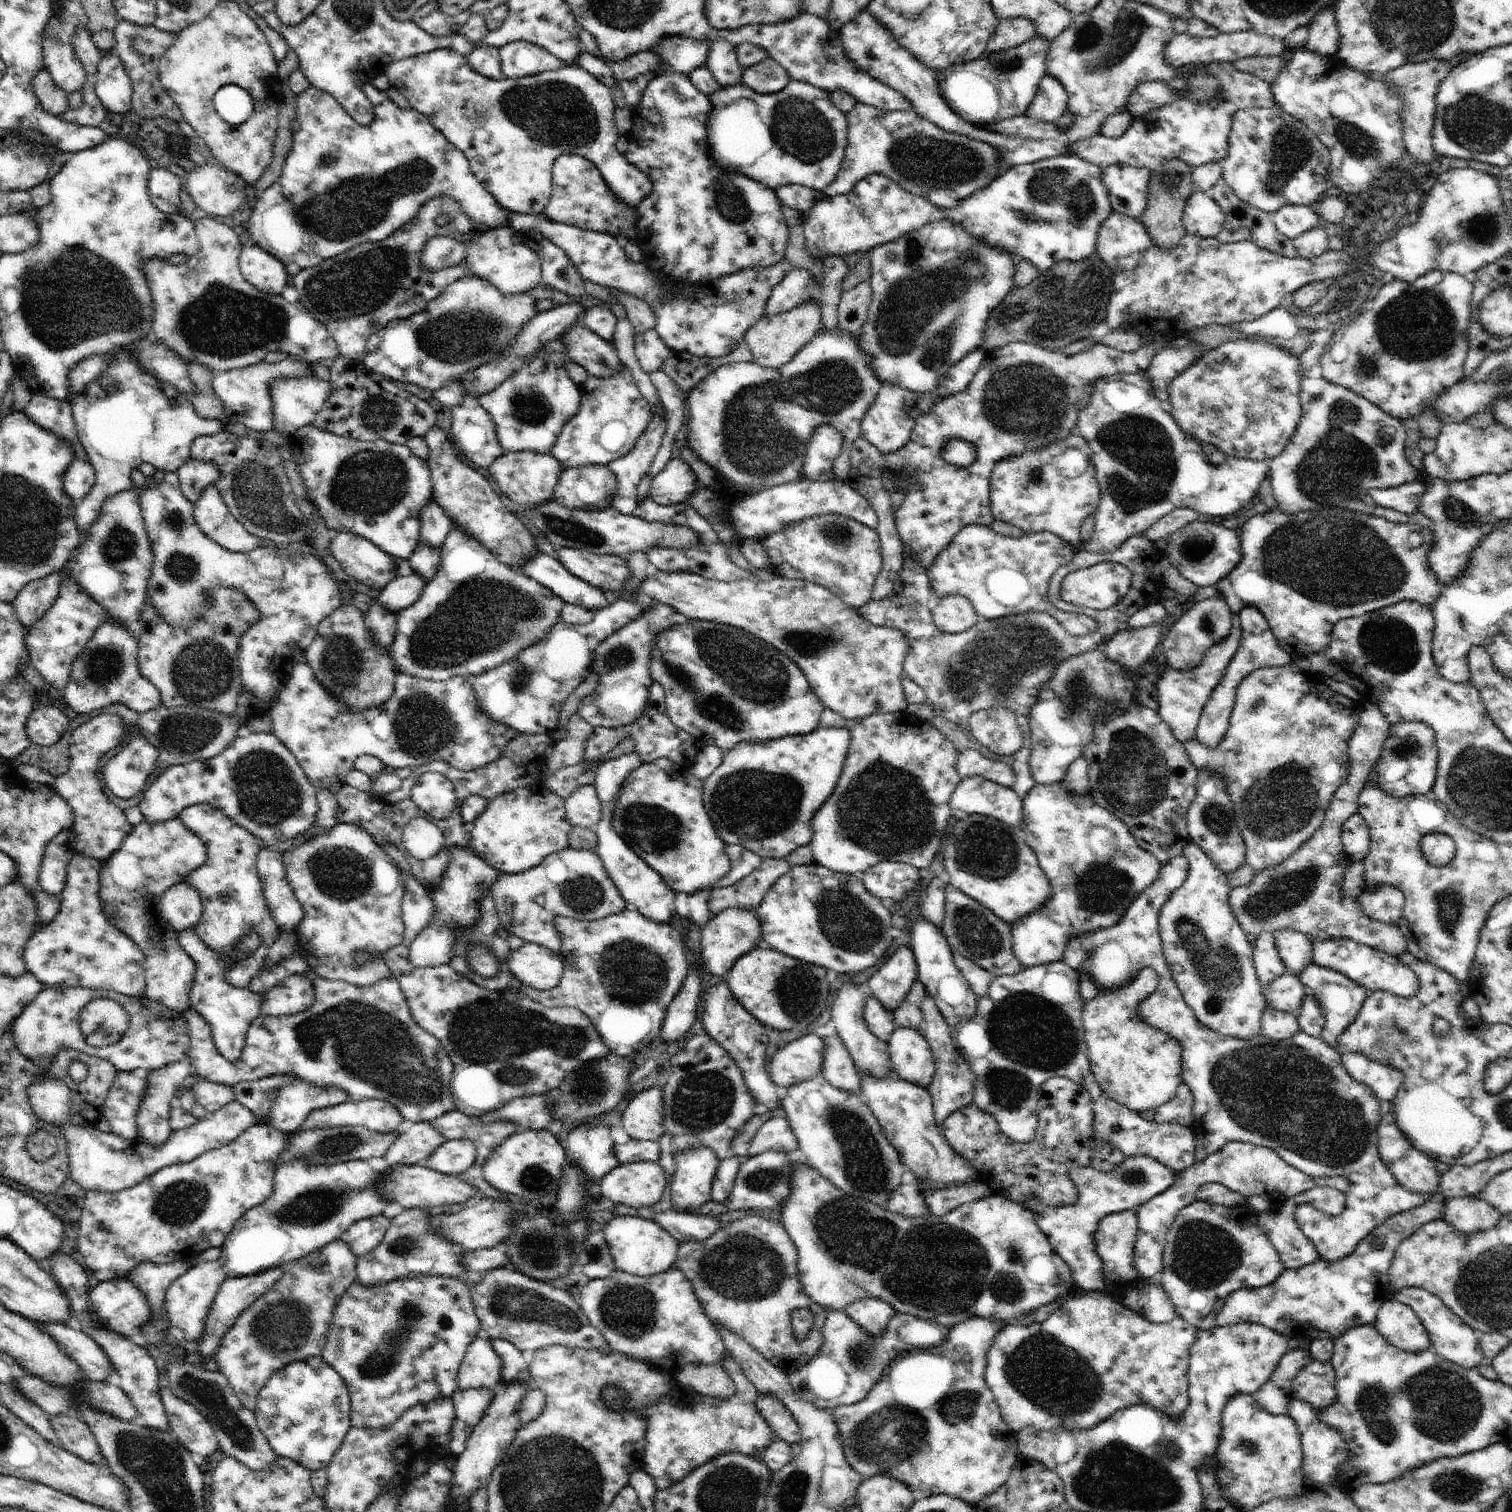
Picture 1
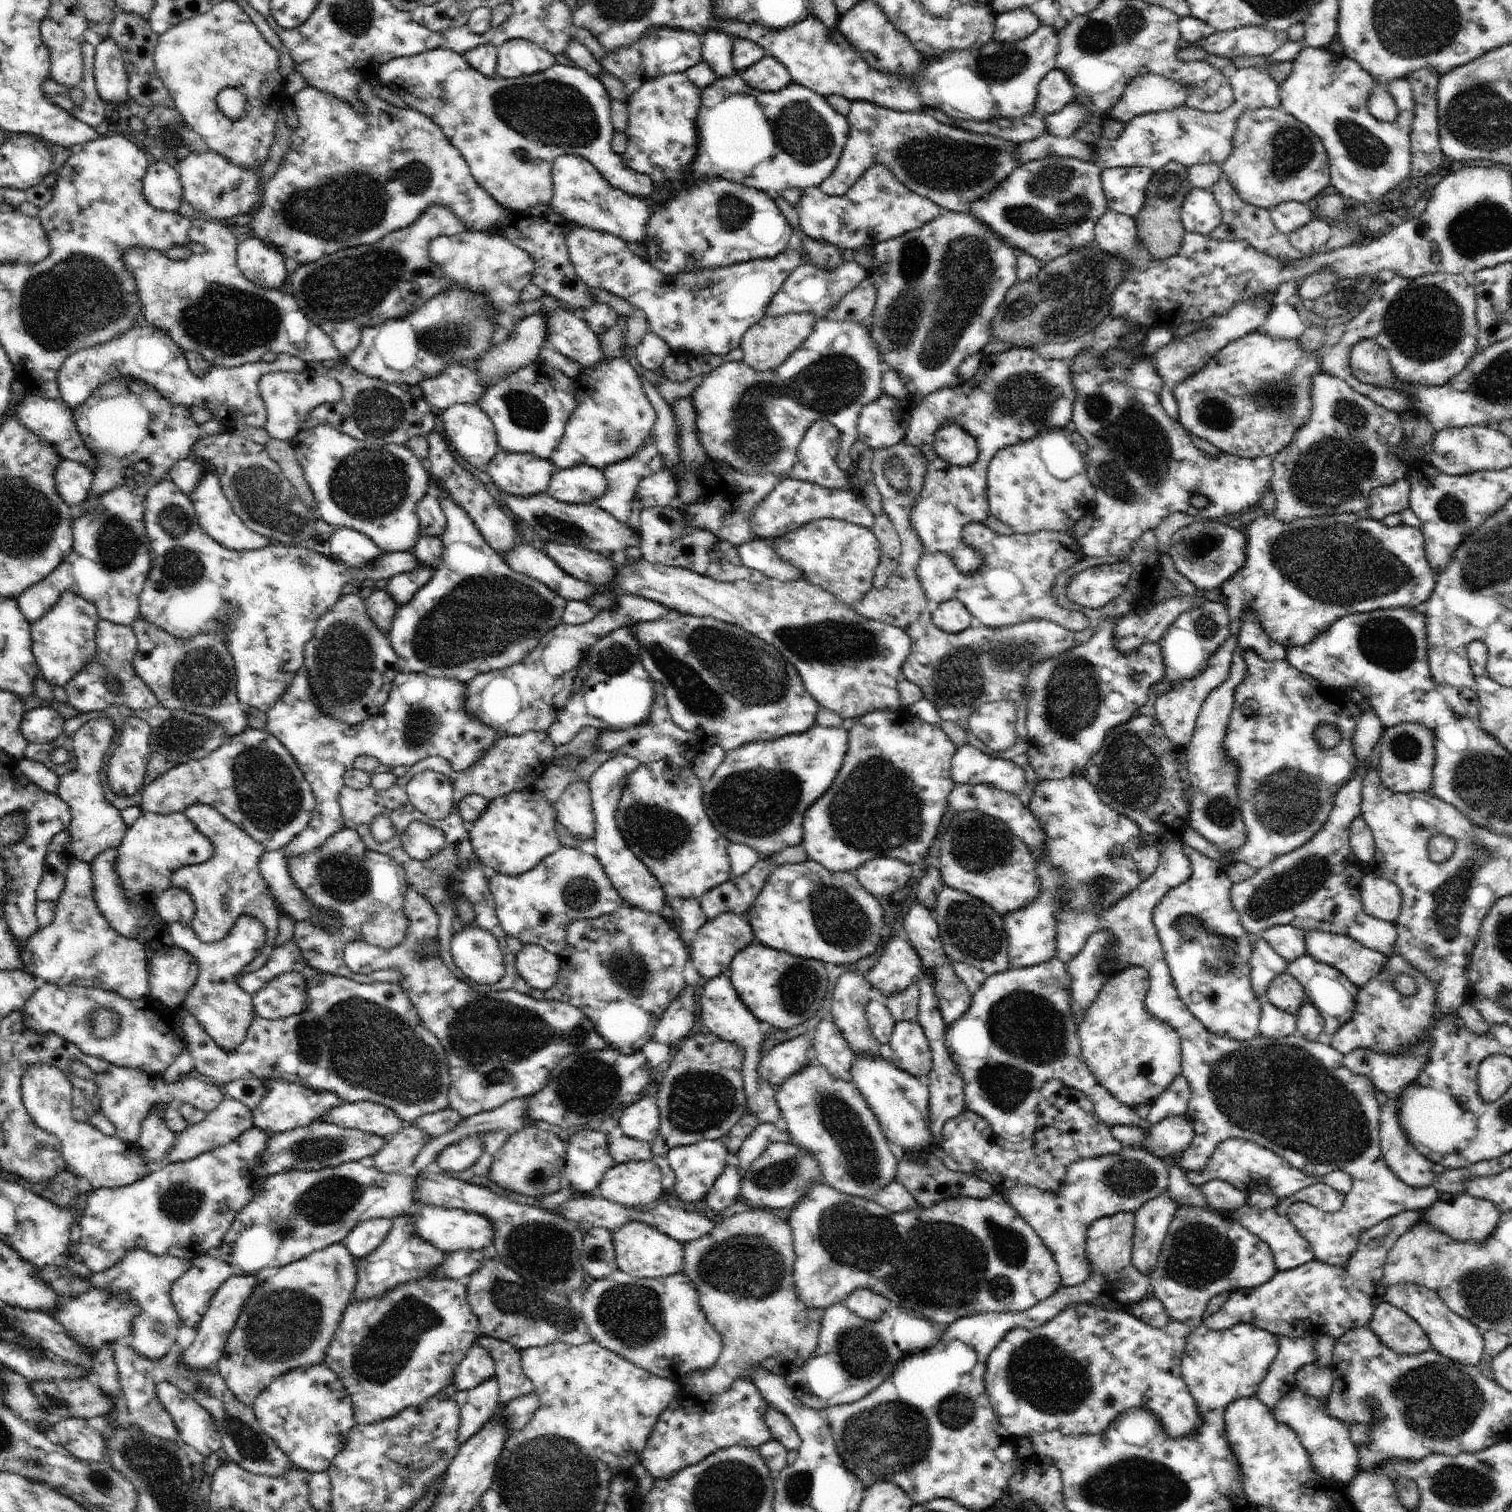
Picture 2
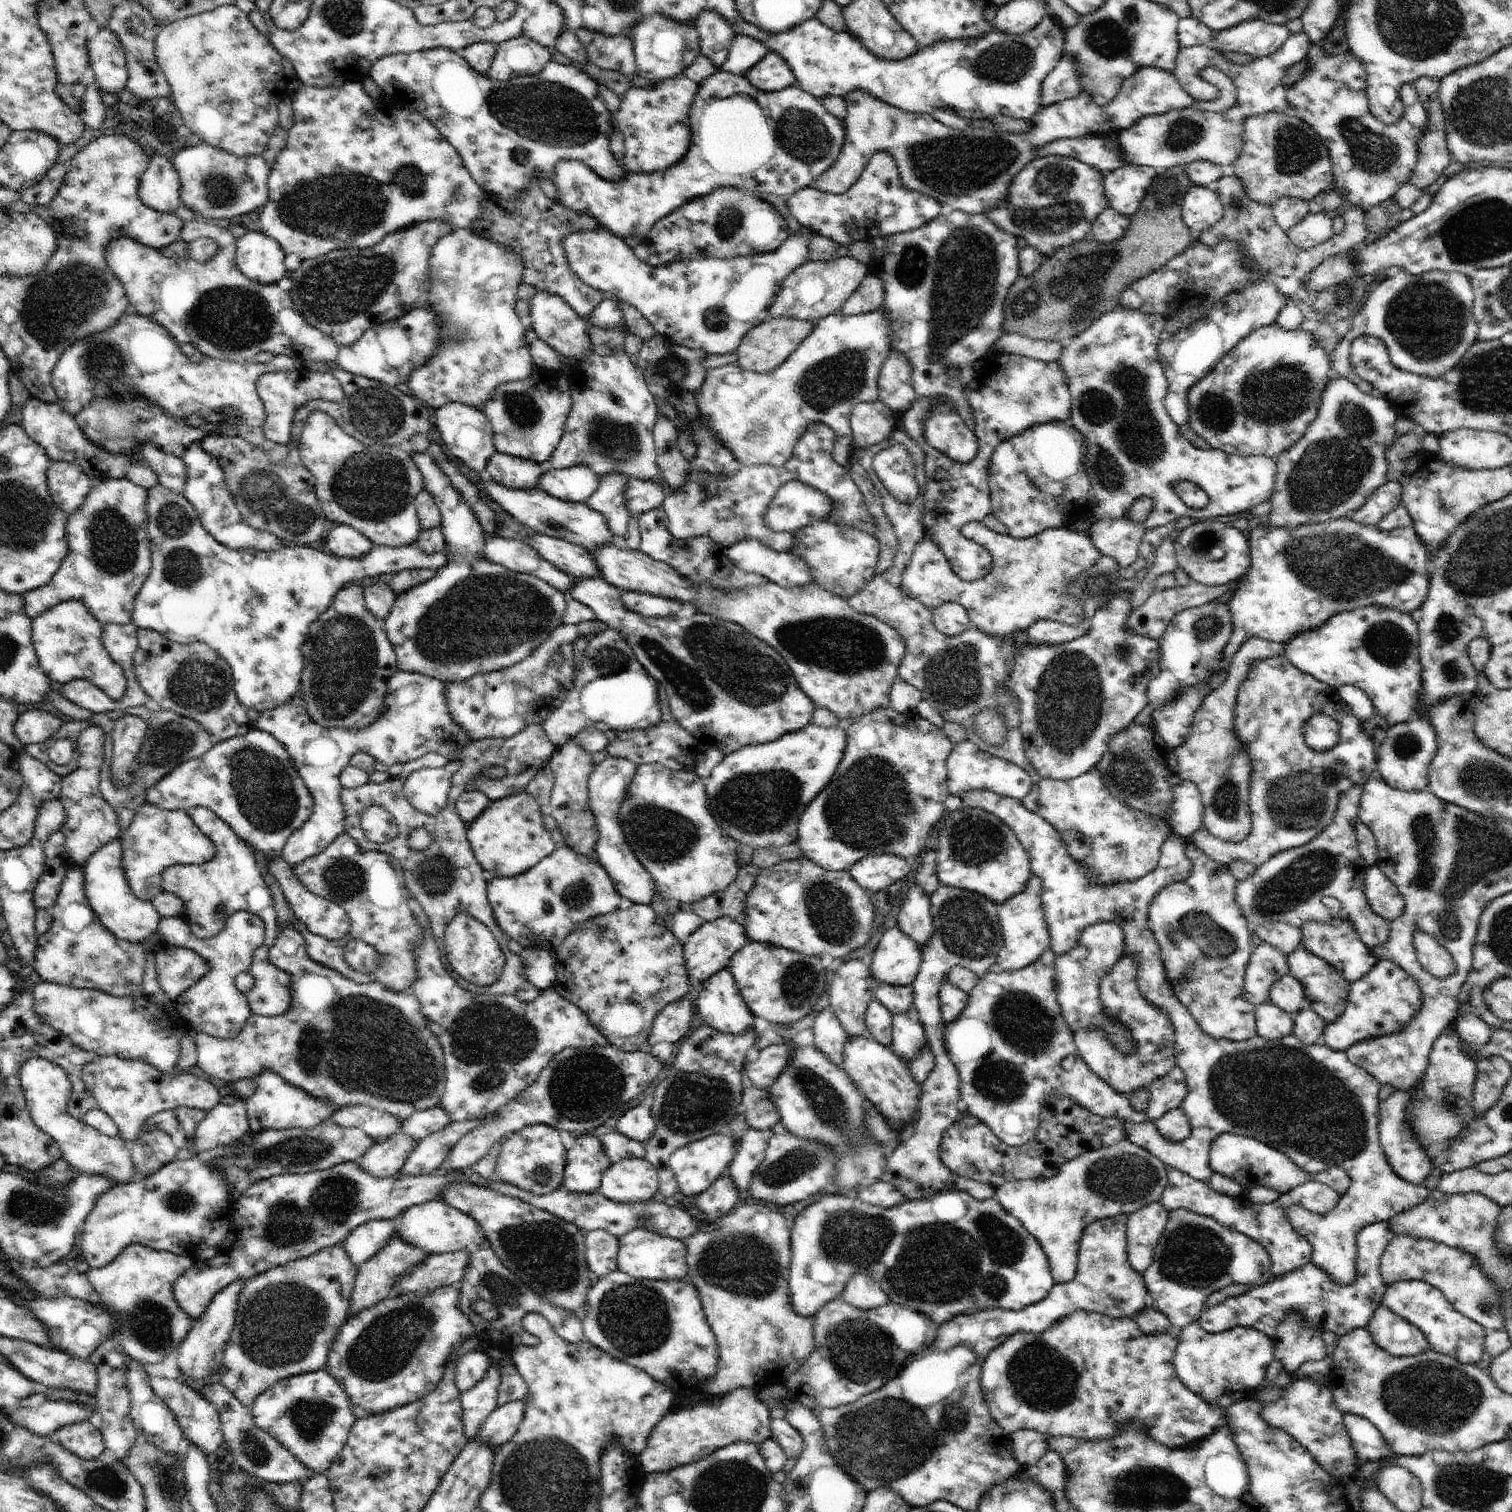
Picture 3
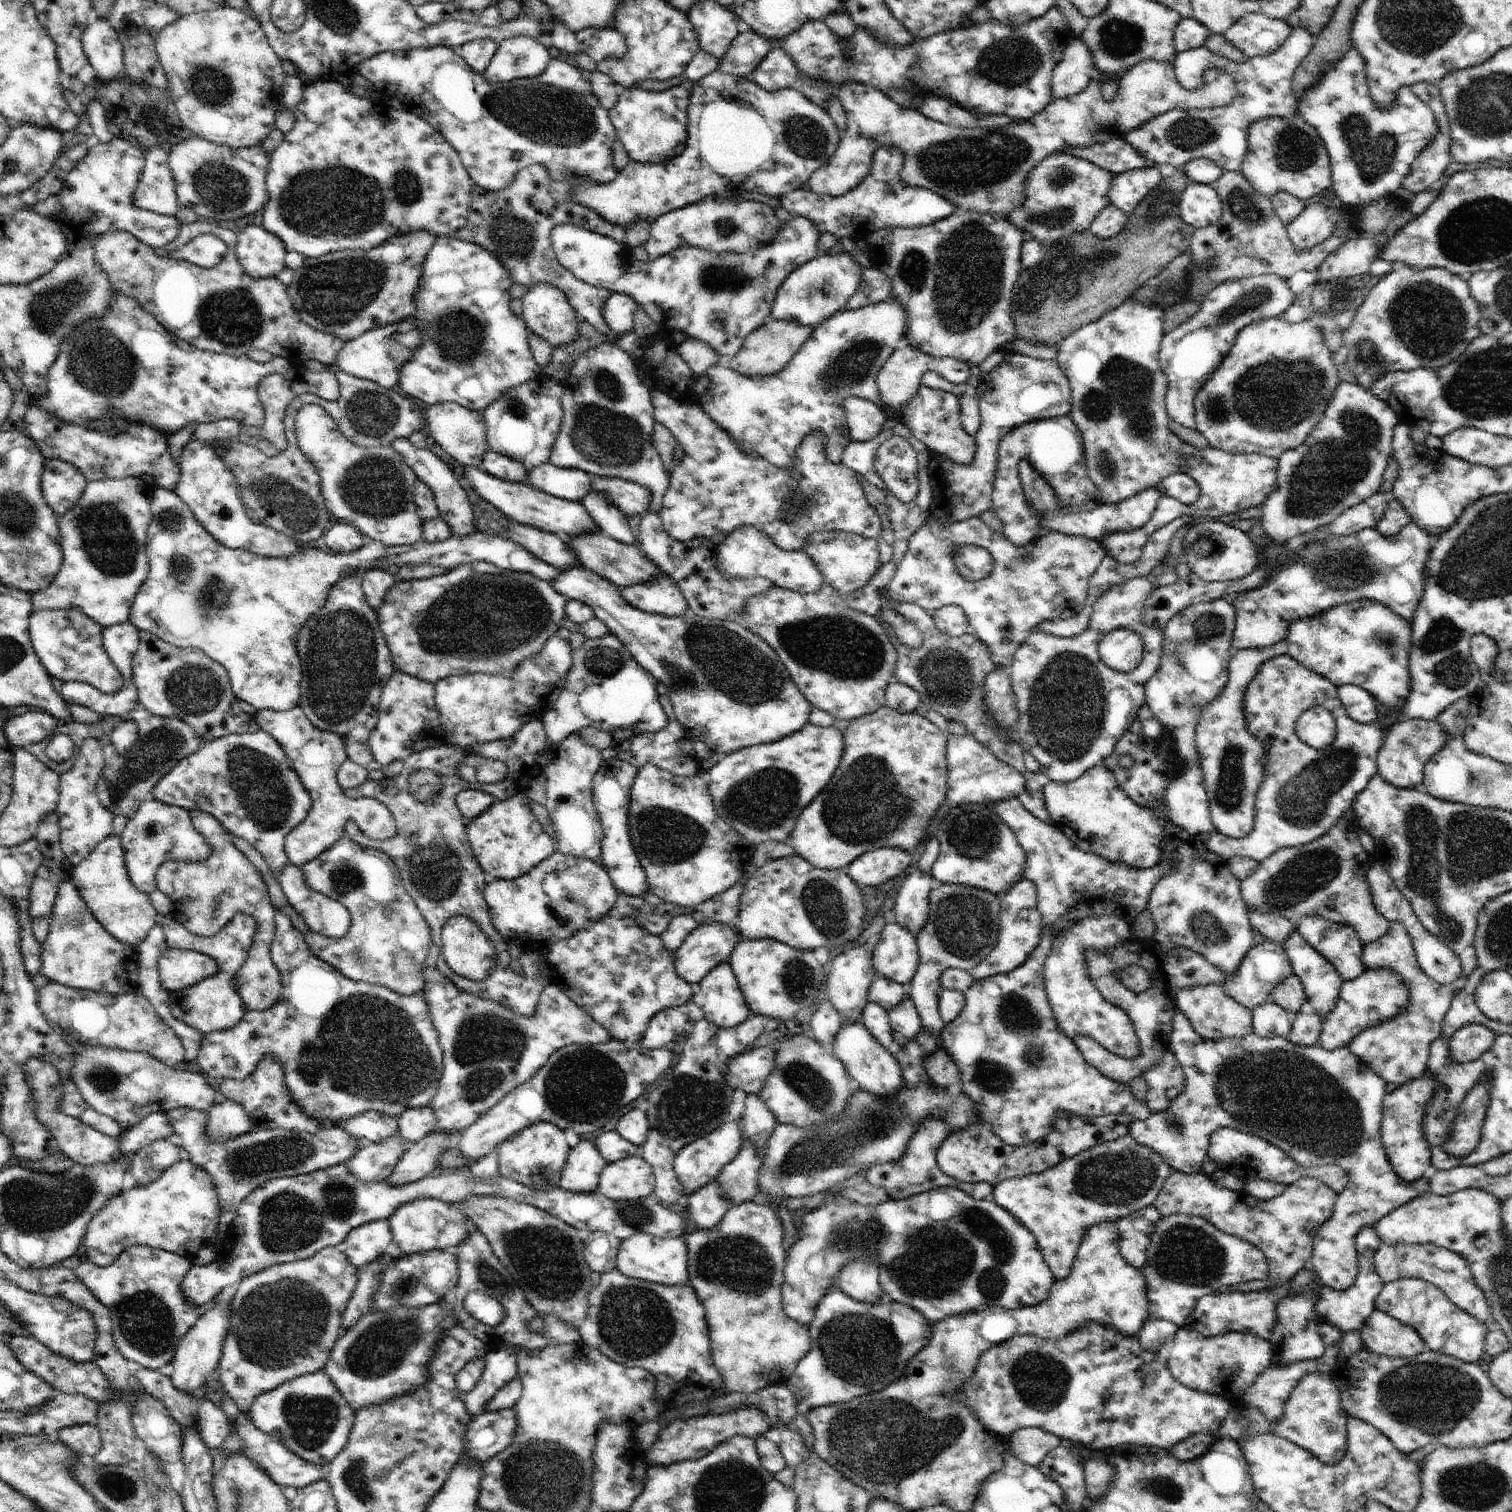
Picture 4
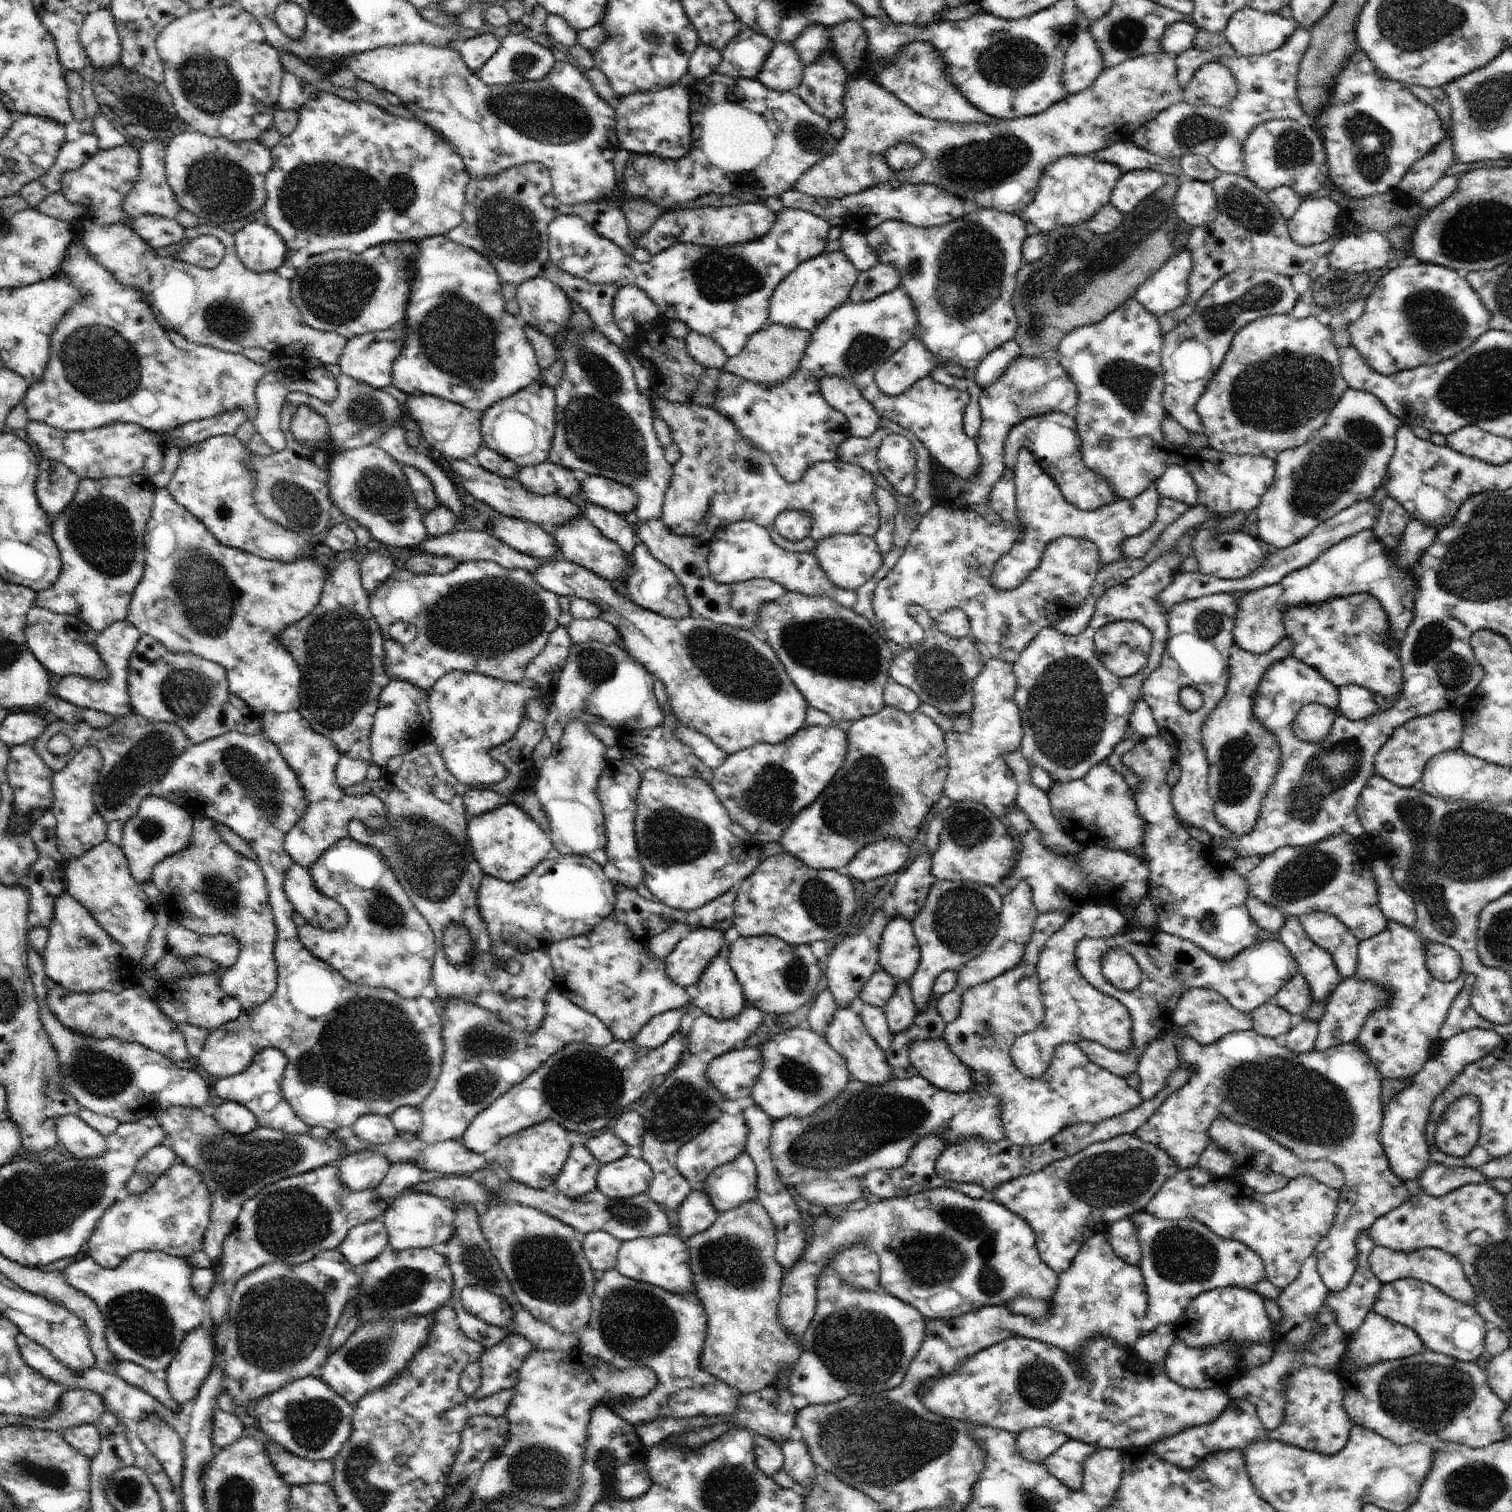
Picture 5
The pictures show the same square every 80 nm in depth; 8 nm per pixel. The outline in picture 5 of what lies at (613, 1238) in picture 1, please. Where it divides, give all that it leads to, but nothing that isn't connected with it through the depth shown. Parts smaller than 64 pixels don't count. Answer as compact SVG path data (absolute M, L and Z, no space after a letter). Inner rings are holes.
M678 1234L638 1237L624 1241L617 1254L615 1269L625 1277L642 1281L673 1293L695 1292L693 1272L689 1263L688 1245Z

